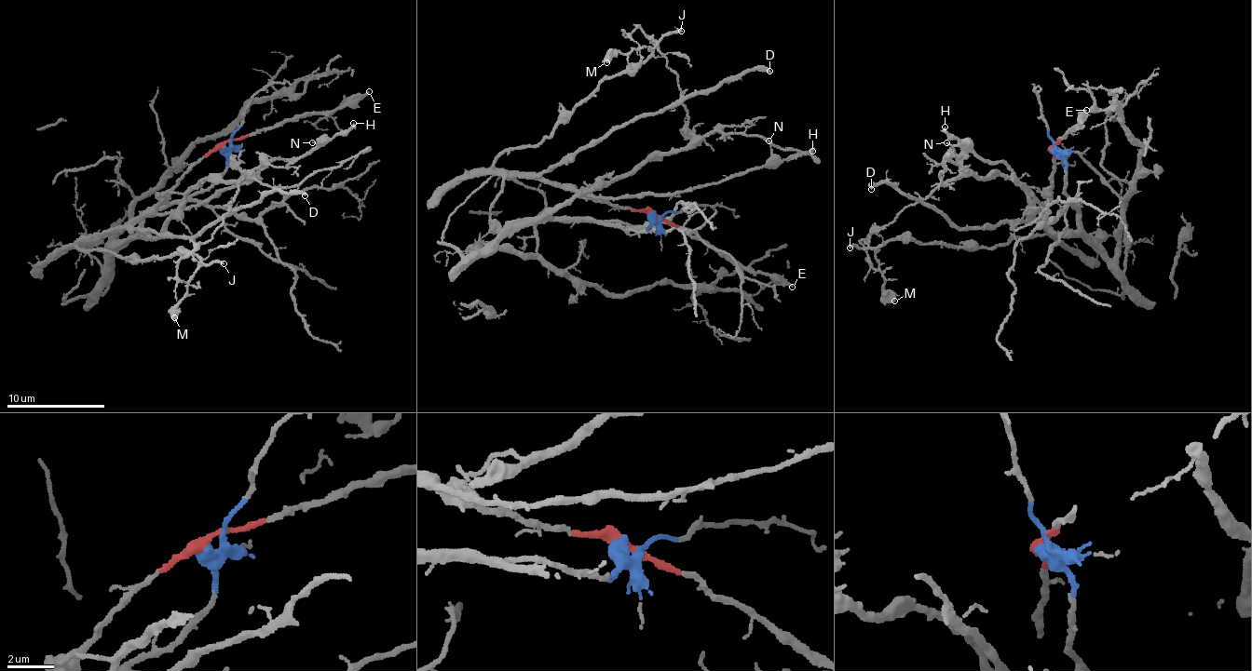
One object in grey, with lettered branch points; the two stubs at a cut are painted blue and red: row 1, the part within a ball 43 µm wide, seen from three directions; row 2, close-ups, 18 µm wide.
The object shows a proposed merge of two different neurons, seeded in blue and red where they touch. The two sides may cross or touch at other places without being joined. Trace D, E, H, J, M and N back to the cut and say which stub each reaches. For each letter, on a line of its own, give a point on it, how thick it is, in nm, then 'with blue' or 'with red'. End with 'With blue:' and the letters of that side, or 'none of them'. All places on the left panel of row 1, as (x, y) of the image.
D: at (305, 195); 320 nm thick; with red
E: at (369, 91); 260 nm thick; with red
H: at (353, 123); 240 nm thick; with red
J: at (224, 263); 220 nm thick; with red
M: at (174, 317); 550 nm thick; with red
N: at (312, 142); 100 nm thick; with red
With blue: none of them

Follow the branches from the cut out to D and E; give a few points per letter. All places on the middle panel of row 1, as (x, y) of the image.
D: (656, 215), (595, 203), (542, 175), (626, 124), (700, 90), (707, 91), (738, 73), (756, 69), (770, 72)
E: (656, 215), (693, 236), (705, 239), (735, 261), (777, 275), (793, 288)

